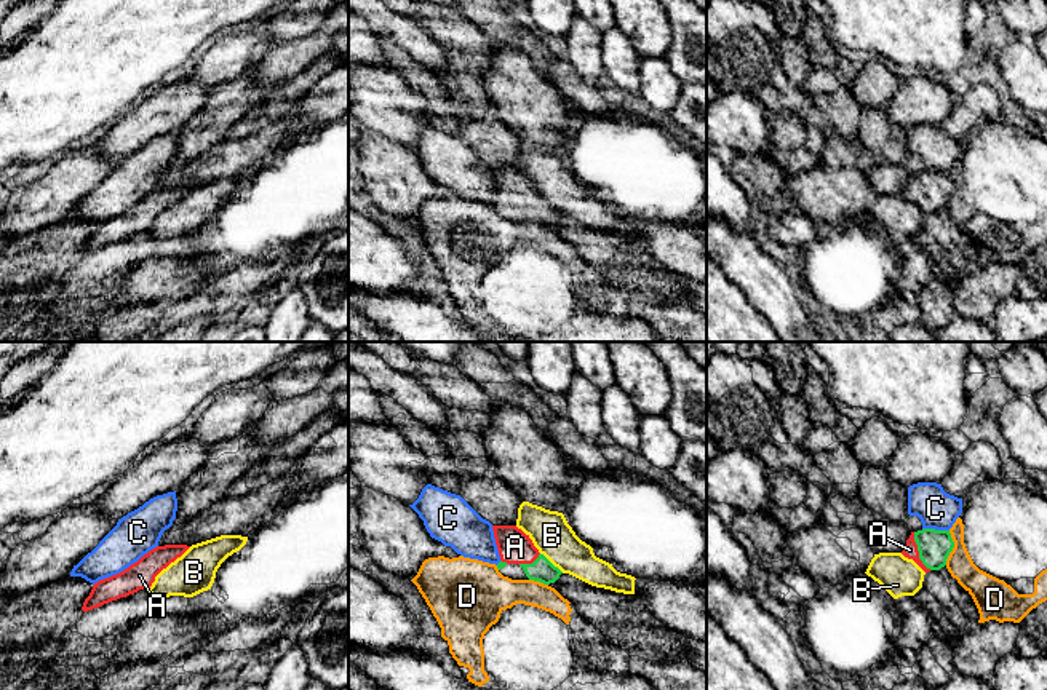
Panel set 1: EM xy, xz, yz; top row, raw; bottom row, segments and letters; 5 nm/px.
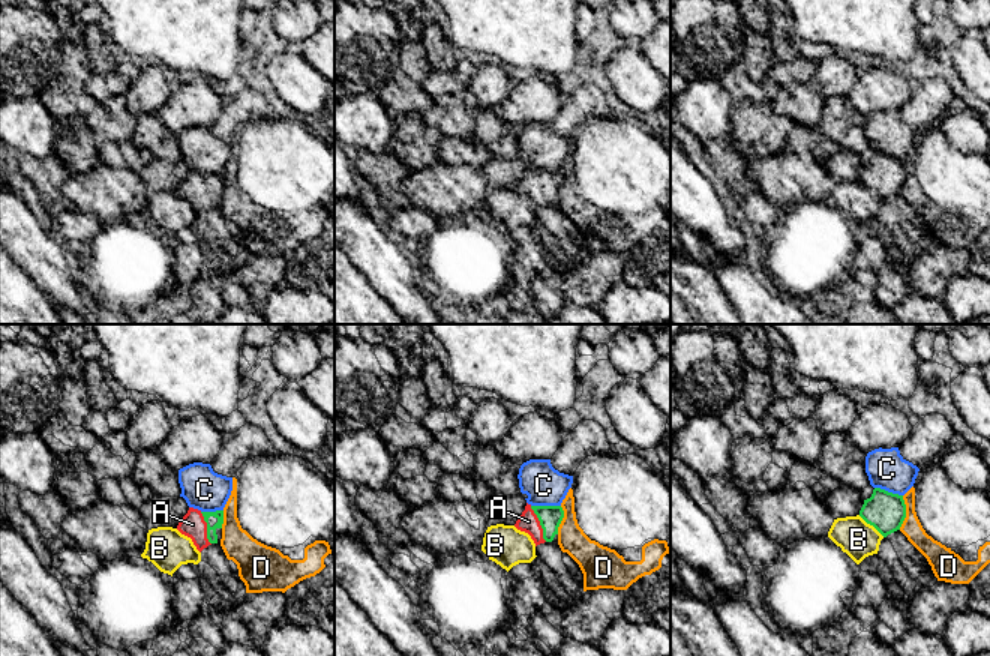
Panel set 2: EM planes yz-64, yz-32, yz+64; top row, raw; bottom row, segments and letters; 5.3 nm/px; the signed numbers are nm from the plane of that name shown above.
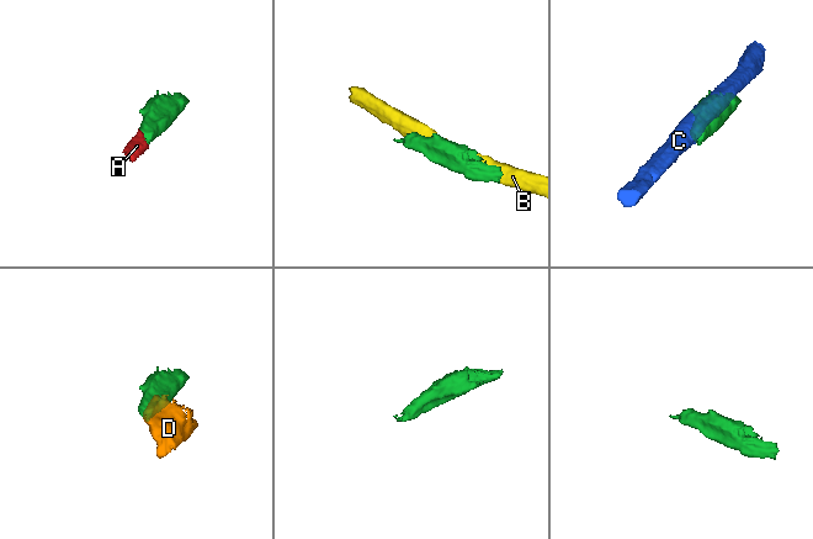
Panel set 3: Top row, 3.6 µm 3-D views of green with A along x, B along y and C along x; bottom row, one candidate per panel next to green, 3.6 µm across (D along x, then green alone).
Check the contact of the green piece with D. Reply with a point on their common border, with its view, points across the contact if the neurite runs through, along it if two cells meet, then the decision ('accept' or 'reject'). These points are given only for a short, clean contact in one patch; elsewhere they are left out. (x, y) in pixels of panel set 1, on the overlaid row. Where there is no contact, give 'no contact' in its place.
meets green in yz at (953, 547); border along yz (950, 531), (953, 550), (945, 564); reject

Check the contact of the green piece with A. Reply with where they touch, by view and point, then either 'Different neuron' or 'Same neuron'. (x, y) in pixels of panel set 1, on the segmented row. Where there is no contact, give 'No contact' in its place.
Touches green at yz (918, 550). Same neuron

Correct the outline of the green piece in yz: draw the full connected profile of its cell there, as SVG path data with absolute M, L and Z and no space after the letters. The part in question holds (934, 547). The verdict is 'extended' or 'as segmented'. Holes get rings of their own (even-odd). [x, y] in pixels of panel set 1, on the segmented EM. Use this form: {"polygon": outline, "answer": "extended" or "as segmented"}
{"polygon": "M922 529L911 532L902 554L913 559L927 573L945 567L953 548L949 530Z", "answer": "extended"}

